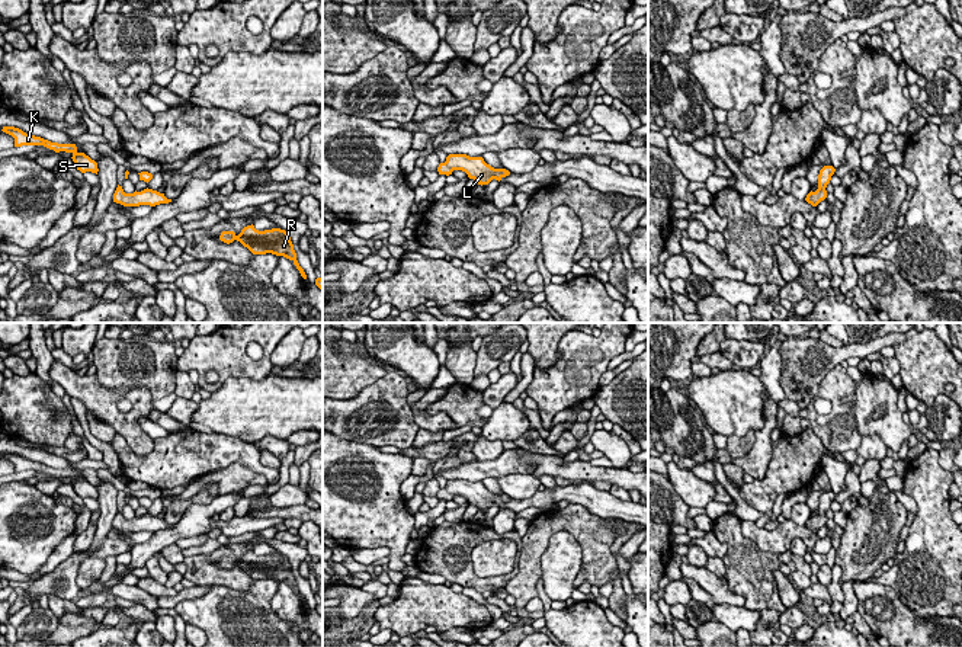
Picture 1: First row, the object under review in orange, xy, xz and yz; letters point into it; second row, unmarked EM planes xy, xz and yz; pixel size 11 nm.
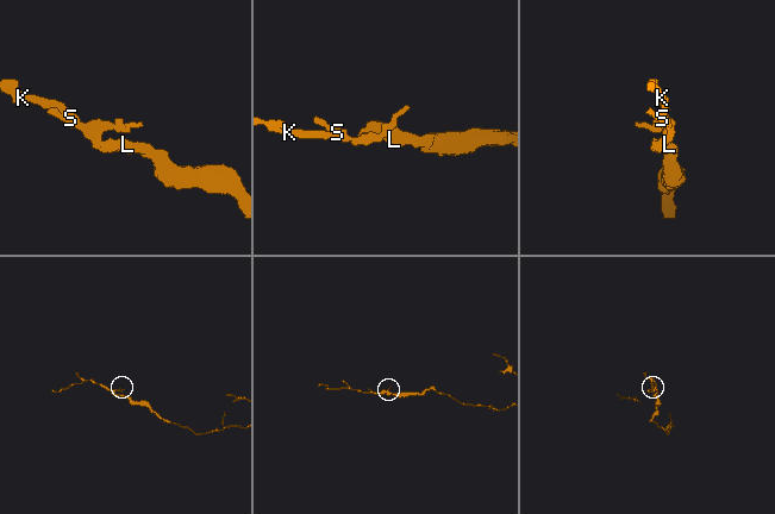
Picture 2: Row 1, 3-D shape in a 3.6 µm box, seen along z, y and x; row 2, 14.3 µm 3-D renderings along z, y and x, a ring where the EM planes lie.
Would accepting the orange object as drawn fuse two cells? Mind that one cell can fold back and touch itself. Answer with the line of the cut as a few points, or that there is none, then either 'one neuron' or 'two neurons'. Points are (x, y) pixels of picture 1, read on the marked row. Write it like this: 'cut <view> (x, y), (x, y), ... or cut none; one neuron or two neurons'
cut none; one neuron

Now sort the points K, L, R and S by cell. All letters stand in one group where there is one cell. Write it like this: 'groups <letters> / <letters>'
groups K L R S

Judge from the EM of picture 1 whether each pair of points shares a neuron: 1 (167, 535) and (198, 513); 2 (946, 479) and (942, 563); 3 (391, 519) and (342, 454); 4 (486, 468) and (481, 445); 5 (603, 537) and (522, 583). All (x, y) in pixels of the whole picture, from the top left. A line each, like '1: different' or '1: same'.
1: same
2: same
3: same
4: different
5: same

